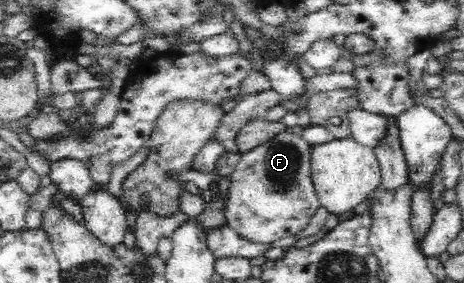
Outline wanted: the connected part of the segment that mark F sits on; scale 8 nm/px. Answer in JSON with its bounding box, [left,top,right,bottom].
[223,131,321,244]

